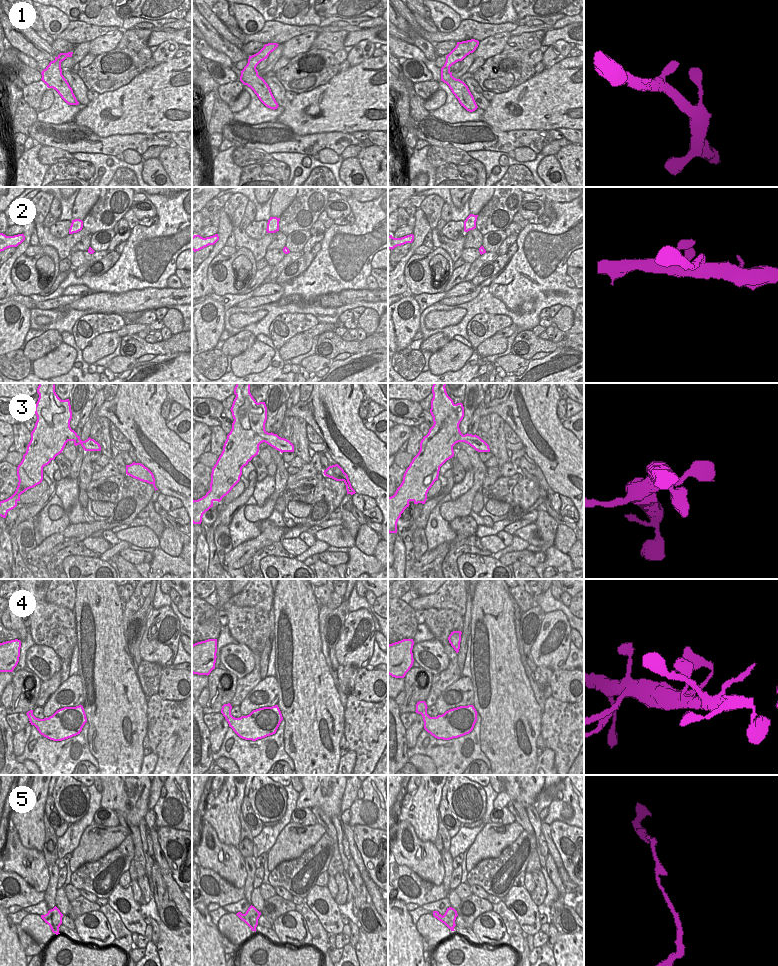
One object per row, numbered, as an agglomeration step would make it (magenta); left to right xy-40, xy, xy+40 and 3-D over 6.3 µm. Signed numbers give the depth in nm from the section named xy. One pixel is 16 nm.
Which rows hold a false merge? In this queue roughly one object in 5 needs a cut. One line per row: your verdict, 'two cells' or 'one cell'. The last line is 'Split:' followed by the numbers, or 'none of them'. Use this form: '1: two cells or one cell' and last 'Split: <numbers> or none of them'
1: one cell
2: one cell
3: one cell
4: one cell
5: one cell
Split: none of them

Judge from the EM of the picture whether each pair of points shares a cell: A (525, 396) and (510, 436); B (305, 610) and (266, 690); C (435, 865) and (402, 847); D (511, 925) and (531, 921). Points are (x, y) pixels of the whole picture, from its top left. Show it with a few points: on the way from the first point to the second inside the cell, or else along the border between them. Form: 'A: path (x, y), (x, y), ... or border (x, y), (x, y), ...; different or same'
A: border (505, 422), (521, 441); different
B: border (275, 676), (278, 699); different
C: path (427, 862), (416, 854), (410, 853); same
D: border (505, 904), (523, 931); different

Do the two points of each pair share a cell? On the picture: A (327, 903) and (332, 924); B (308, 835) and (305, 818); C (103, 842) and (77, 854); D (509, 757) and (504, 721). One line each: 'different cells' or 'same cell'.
A: same cell
B: different cells
C: same cell
D: same cell

